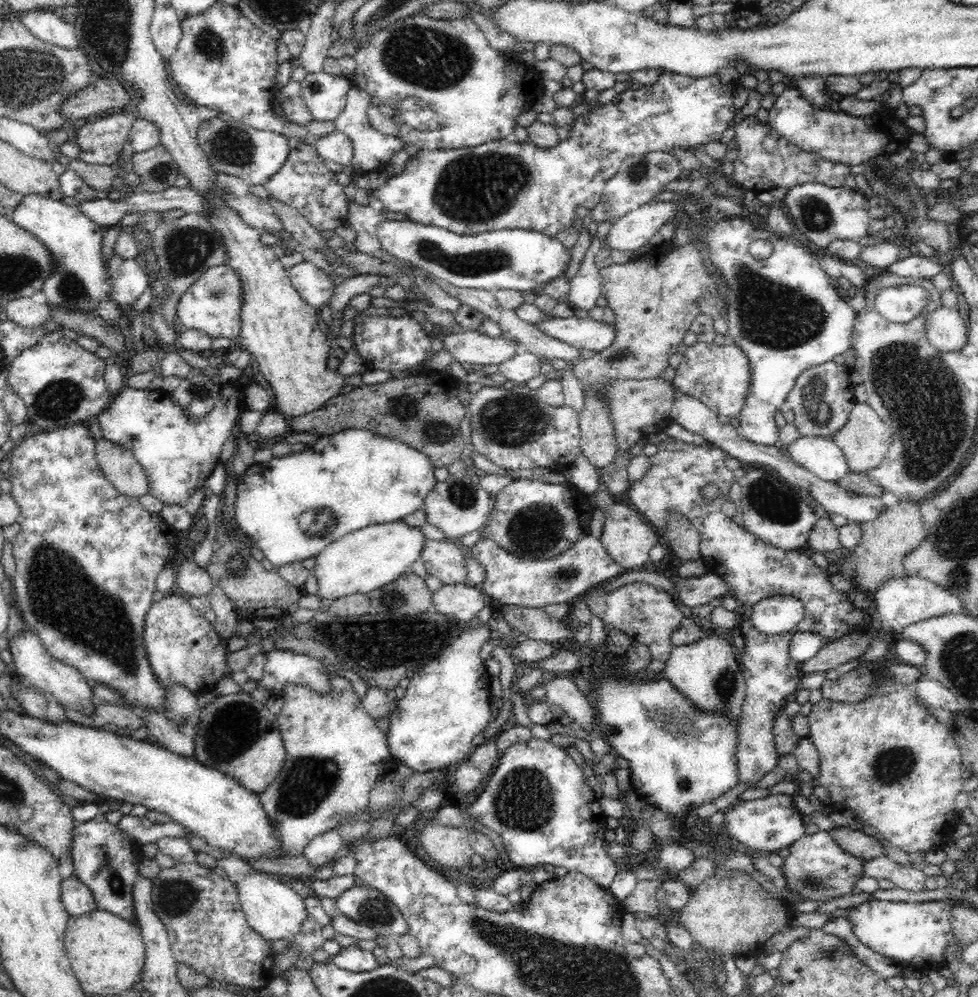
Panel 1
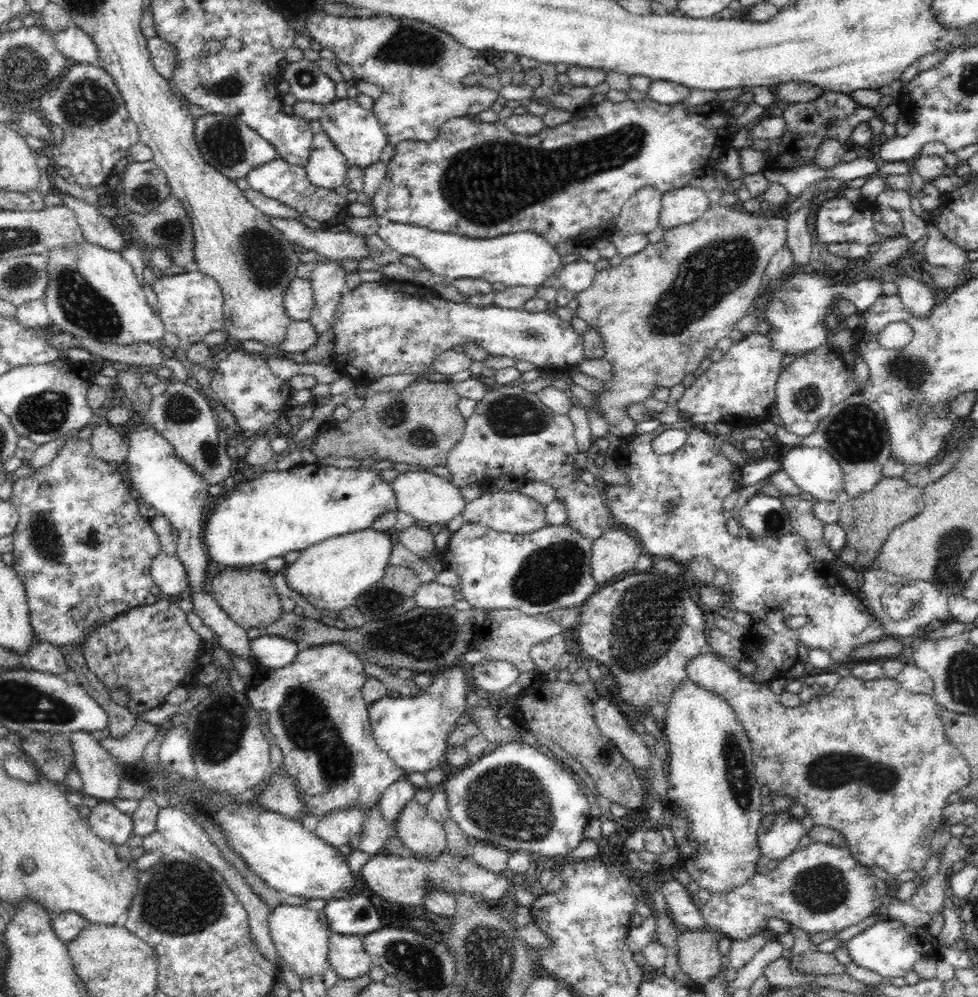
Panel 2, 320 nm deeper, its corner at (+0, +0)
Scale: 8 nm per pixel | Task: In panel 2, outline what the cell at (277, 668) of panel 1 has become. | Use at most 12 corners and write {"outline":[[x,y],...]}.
{"outline":[[266,633],[250,649],[260,664],[273,669],[292,664],[294,641]]}

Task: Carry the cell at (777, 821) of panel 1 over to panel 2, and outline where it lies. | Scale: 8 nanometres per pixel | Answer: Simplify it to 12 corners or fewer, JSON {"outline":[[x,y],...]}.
{"outline":[[788,811],[764,816],[757,830],[761,855],[782,862],[807,830]]}

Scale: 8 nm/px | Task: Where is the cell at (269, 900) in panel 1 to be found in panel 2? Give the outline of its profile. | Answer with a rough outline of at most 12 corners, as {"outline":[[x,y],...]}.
{"outline":[[318,911],[269,912],[284,965],[299,978],[329,970],[331,931]]}

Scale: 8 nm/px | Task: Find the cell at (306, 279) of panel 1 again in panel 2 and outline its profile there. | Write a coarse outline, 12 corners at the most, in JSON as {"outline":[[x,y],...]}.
{"outline":[[296,276],[283,305],[292,321],[309,320],[312,283]]}

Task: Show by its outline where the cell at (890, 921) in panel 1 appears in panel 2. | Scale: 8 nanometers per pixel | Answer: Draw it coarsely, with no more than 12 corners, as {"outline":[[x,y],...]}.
{"outline":[[886,918],[853,936],[854,964],[906,976],[938,943],[927,927]]}

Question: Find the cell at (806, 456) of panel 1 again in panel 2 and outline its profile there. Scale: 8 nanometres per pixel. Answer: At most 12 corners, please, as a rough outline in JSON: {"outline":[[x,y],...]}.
{"outline":[[798,445],[781,469],[811,500],[844,497],[839,462],[823,448]]}

